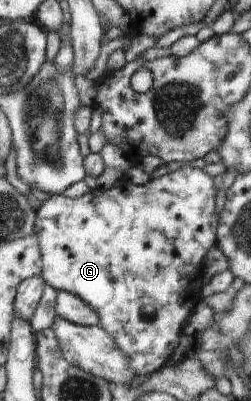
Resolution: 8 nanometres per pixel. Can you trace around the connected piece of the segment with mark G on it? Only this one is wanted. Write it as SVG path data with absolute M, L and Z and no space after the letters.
M184 165L184 167L180 167L180 169L176 169L176 171L172 171L172 173L163 177L152 177L144 185L134 185L134 183L123 178L110 189L97 187L94 190L89 190L82 197L76 197L76 199L65 197L63 194L53 194L50 199L42 203L40 209L36 210L37 219L34 231L38 235L40 253L42 253L41 277L44 282L56 291L72 293L88 303L100 317L99 327L106 329L106 333L110 333L114 337L114 343L118 345L118 349L122 349L122 353L126 353L126 357L130 361L130 369L136 371L137 375L154 374L164 368L164 365L167 365L174 351L178 348L184 327L188 323L188 317L192 315L195 307L205 297L205 288L202 283L204 258L209 249L217 245L216 231L219 225L219 214L216 212L215 205L217 189L214 184L213 179L202 169Z

